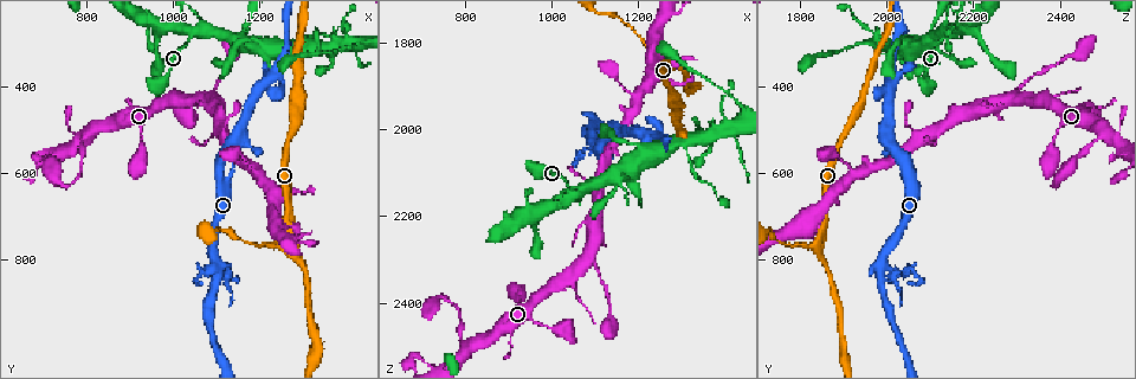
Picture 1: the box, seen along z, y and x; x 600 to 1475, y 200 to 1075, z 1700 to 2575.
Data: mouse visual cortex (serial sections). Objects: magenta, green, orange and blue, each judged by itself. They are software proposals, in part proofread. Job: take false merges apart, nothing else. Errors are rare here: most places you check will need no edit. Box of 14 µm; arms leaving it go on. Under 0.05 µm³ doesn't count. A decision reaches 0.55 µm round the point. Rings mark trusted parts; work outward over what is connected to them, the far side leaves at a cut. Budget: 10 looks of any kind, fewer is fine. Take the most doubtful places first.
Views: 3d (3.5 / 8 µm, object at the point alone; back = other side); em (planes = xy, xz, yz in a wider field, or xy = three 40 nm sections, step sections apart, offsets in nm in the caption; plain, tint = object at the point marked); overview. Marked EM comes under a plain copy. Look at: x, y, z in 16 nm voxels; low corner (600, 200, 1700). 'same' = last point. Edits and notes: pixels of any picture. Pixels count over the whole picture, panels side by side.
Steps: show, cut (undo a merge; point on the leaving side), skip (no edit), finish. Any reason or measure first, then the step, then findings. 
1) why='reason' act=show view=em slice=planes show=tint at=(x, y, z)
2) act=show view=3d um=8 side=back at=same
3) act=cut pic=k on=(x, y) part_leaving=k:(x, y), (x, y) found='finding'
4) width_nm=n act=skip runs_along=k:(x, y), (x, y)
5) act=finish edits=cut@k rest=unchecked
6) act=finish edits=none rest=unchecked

why='two arms in line, one across' act=show view=3d um=3.5 side=back at=(1260, 725, 1855)

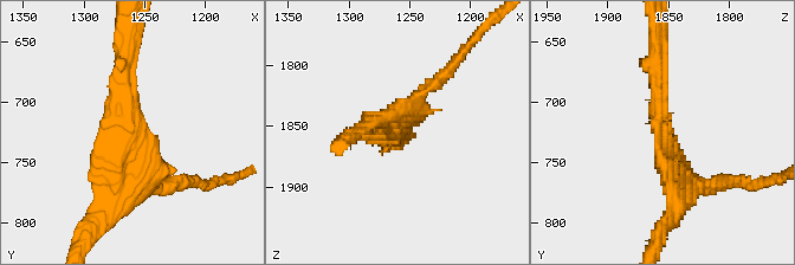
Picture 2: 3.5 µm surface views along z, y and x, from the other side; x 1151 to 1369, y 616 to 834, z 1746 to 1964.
arms=3 arm_widths_nm=250,250,250 why='need the tissue' act=show view=em slice=planes show=tint at=(1262, 732, 1852)

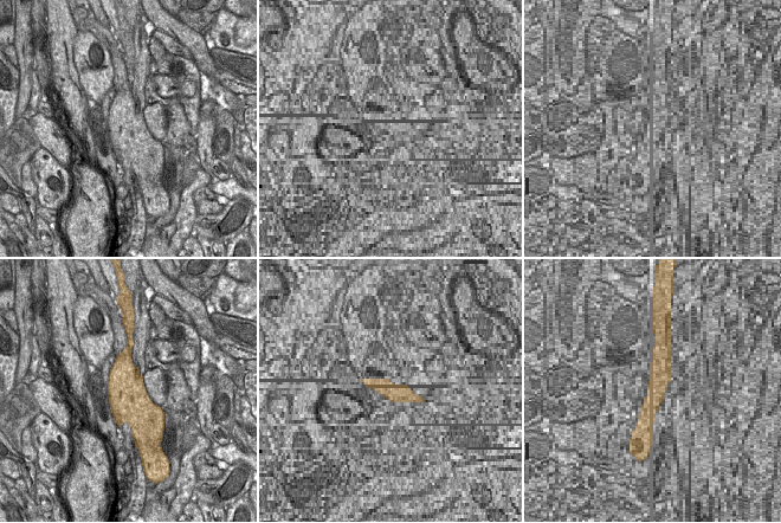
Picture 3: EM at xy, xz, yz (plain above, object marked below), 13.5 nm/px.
act=skip runs_along=2:(123, 62), (127, 141), (104, 214) found='continuous, no second cell'

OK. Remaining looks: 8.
why='abrupt turn' act=show view=3d um=8 side=back at=(1085, 830, 2050)

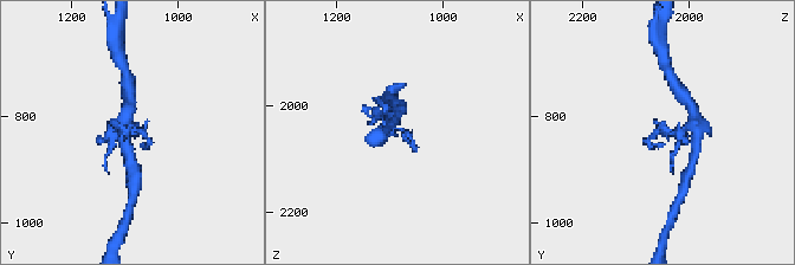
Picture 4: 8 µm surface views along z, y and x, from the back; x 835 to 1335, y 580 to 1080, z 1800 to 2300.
act=show view=3d um=3.5 side=back at=(1085, 835, 2045)

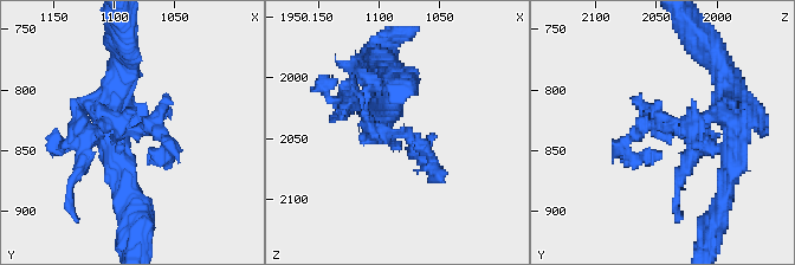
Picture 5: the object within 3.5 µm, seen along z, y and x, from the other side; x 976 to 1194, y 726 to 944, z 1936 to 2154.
act=show view=em slice=xy step=5 show=tint at=(1090, 836, 2044)

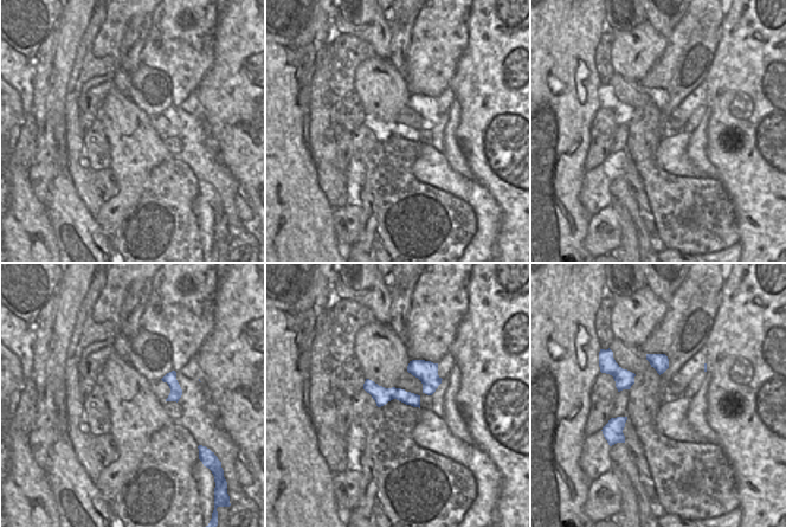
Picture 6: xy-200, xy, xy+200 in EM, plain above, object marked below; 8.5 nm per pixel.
act=skip runs_along=5:(373, 82), (431, 167) found='one cell here'

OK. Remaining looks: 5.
why='four-way junction' act=show view=3d um=3.5 at=(1165, 275, 2105)

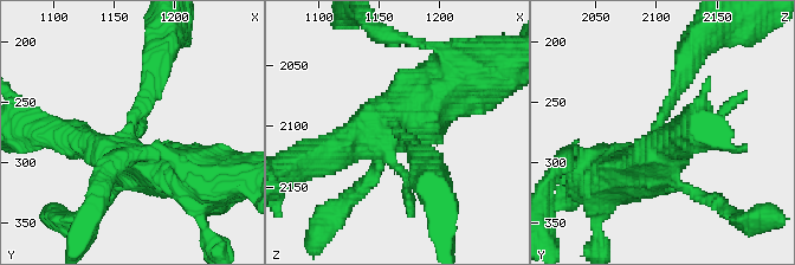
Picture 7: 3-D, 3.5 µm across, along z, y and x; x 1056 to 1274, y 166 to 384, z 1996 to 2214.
act=show view=em slice=xy step=3 show=tint at=(1162, 276, 2100)

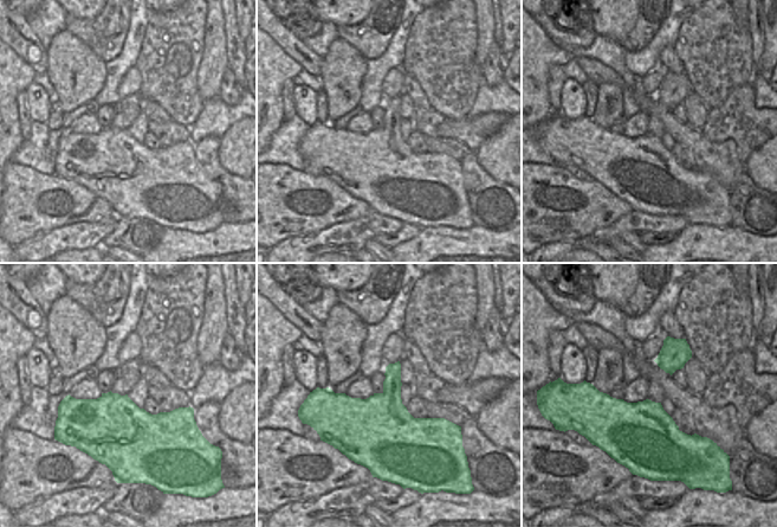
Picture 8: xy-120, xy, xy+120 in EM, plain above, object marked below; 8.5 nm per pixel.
act=skip runs_along=7:(329, 149), (401, 122), (456, 76) found='all the same cell'

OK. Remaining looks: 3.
why='thin arm on a thick one' act=show view=3d um=3.5 at=(1320, 305, 2025)

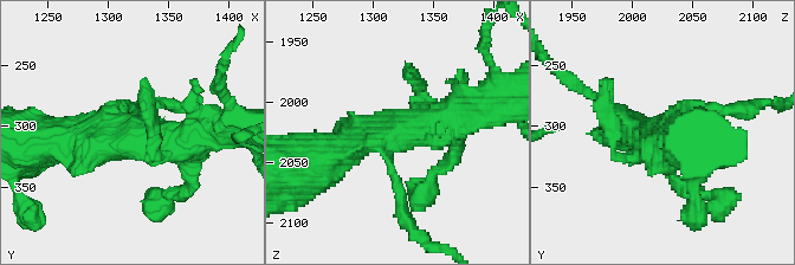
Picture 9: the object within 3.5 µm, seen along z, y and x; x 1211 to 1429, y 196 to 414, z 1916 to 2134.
act=show view=em slice=xy step=2 show=tint at=(1318, 306, 2026)

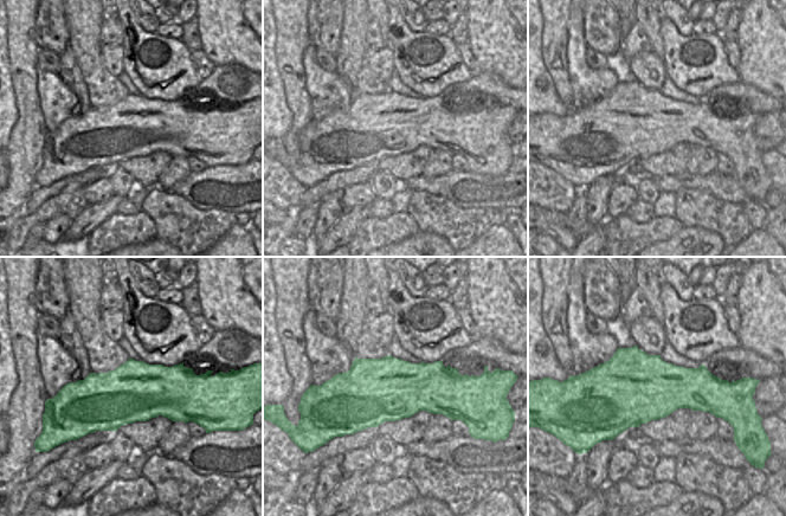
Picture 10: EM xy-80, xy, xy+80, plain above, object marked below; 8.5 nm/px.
act=skip runs_along=9:(323, 157), (362, 136), (471, 112) found='continuous, no second cell'

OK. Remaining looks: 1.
act=finish edits=none rest=unchecked

